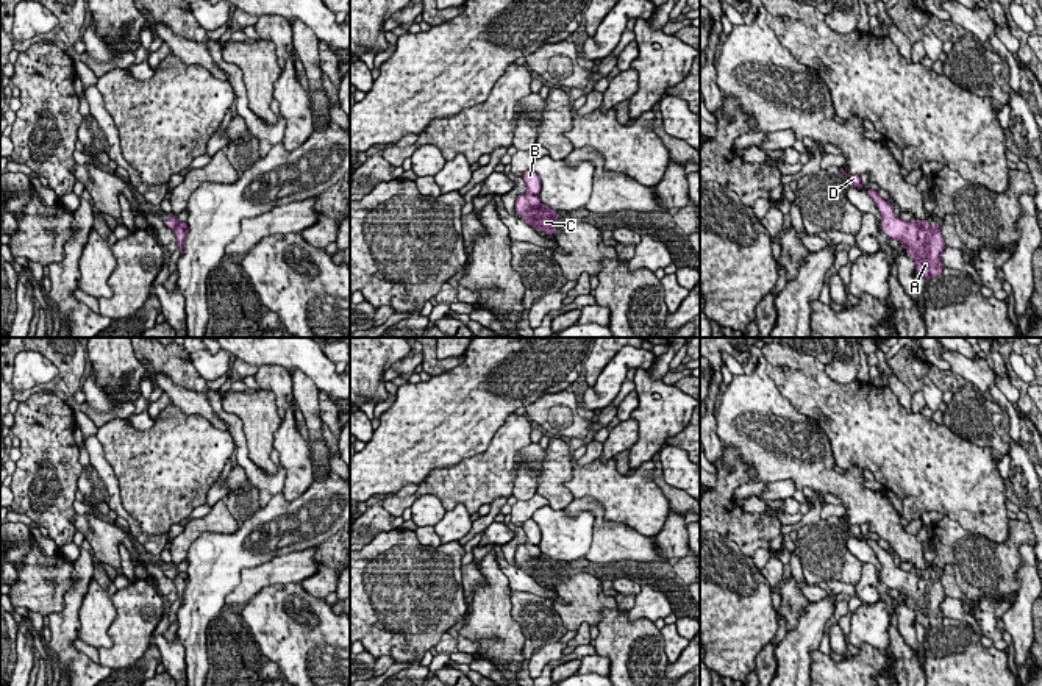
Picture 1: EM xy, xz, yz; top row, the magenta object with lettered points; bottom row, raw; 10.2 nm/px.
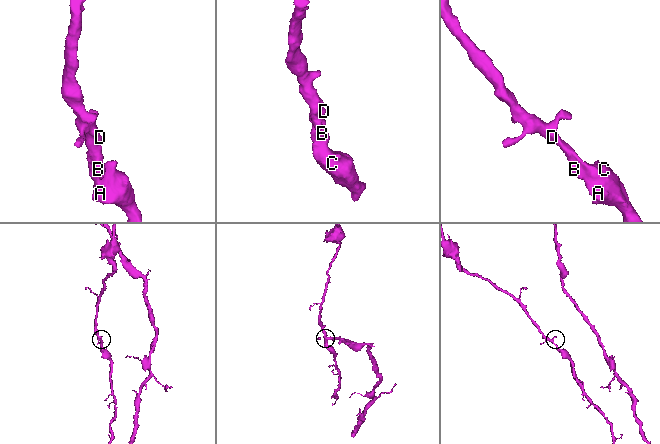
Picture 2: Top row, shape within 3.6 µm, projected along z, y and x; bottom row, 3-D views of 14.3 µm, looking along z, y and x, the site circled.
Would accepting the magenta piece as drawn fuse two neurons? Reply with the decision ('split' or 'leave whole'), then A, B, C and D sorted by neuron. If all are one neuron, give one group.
leave whole | A B C D

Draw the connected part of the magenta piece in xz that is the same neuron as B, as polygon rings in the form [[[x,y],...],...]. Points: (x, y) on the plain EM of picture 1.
[[[534,520],[523,522],[523,531],[526,534],[526,542],[519,545],[516,550],[516,564],[525,569],[526,573],[536,581],[547,584],[555,583],[558,577],[558,563],[539,550],[541,528]]]

